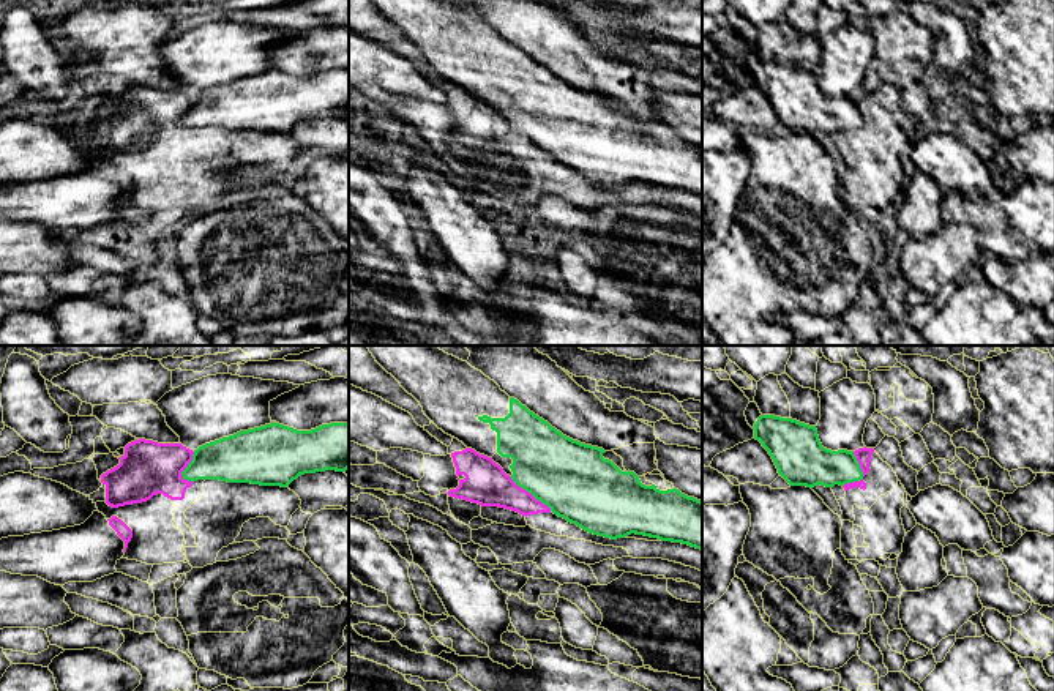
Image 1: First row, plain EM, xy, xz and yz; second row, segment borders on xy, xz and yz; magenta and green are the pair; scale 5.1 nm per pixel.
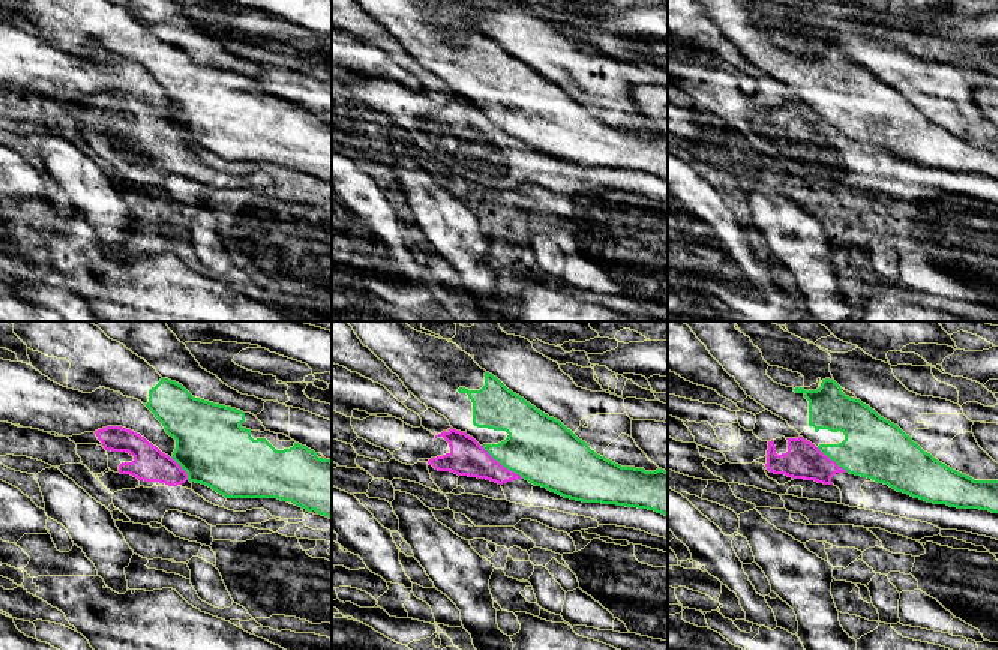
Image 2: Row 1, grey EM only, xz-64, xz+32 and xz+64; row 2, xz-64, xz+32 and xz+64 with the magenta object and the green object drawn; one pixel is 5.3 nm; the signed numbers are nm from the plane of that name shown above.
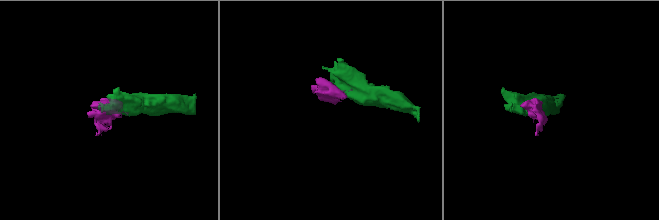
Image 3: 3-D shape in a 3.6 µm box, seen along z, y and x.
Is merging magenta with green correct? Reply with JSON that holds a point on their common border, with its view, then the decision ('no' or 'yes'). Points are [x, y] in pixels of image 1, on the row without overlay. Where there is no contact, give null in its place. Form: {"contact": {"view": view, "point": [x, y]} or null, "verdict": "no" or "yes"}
{"contact": {"view": "xz", "point": [529, 139]}, "verdict": "no"}

